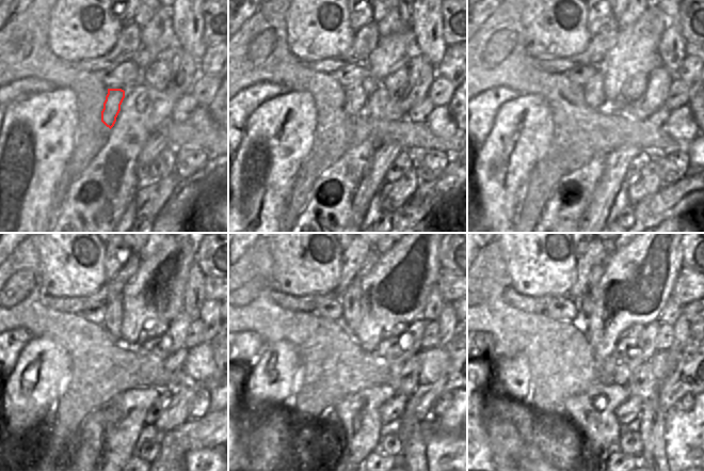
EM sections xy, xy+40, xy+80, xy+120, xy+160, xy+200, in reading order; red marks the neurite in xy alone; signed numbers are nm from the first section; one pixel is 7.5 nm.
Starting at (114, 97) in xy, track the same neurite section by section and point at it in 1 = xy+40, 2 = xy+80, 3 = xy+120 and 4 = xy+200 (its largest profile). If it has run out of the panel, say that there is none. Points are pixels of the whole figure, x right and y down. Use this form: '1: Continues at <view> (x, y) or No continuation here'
1: Continues at xy+40 (355, 96)
2: Continues at xy+80 (593, 93)
3: Continues at xy+120 (113, 319)
4: Continues at xy+200 (586, 303)

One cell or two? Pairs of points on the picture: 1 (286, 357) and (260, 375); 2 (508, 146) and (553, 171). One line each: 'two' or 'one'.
1: one
2: two

